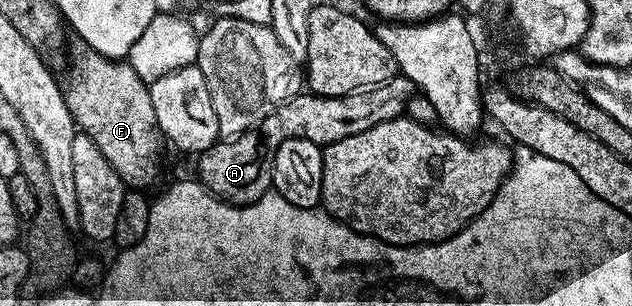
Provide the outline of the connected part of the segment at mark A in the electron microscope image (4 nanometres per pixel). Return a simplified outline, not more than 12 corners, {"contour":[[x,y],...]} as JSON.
{"contour":[[397,73],[349,95],[295,95],[199,152],[199,183],[245,207],[269,194],[287,139],[327,145],[401,118]]}

